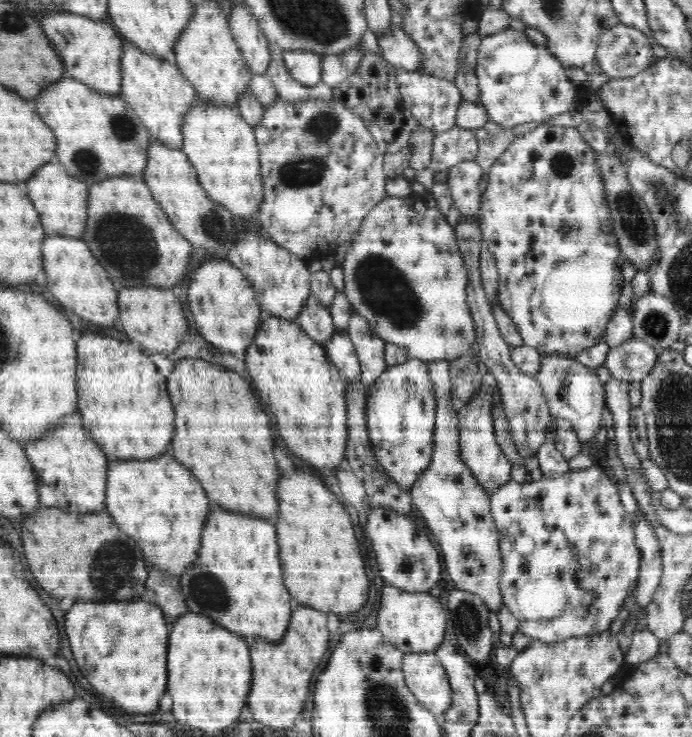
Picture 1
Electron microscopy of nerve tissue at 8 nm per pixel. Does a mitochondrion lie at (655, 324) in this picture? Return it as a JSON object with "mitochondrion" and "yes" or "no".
{"mitochondrion":"yes"}

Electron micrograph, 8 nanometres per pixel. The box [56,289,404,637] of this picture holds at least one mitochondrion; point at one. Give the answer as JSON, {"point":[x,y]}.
{"point":[115,575]}

